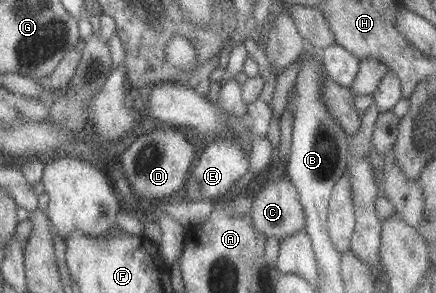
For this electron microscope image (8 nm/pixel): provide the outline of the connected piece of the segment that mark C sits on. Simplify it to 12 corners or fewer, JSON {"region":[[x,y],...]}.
{"region":[[275,179],[252,192],[255,231],[281,240],[303,231],[295,187]]}

